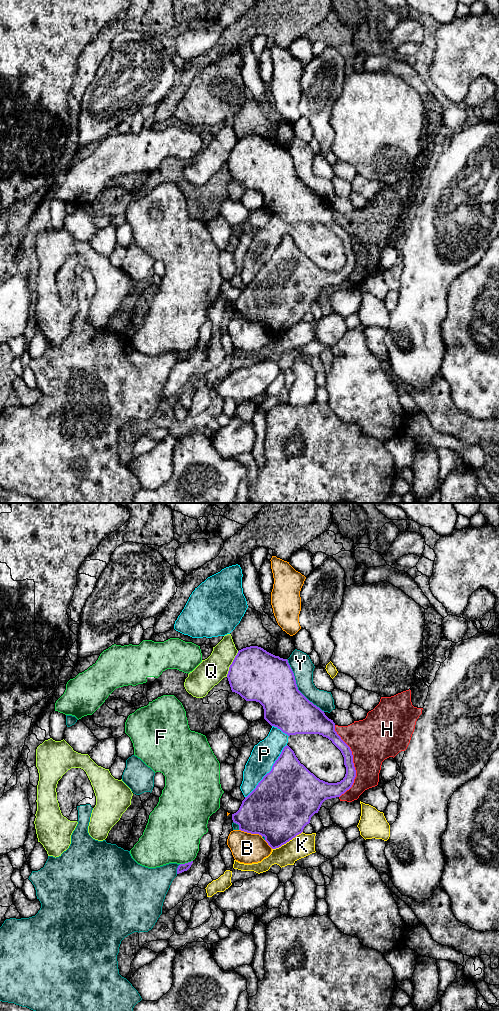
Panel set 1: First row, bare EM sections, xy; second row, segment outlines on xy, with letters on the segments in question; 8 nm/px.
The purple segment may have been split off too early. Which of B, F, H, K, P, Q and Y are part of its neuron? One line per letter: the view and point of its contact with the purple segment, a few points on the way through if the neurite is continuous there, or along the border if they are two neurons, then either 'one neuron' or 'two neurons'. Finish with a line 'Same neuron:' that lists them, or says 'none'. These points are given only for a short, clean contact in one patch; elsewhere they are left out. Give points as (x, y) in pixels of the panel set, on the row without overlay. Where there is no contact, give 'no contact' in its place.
B: contact xy (251, 321); two neurons
F: contact xy (186, 351); two neurons
H: contact xy (352, 250); two neurons
K: contact xy (287, 329); border xy (302, 319), (285, 331), (272, 337); two neurons
P: contact xy (270, 259); two neurons
Q: contact xy (231, 152); two neurons
Y: contact xy (297, 175); two neurons
Same neuron: none

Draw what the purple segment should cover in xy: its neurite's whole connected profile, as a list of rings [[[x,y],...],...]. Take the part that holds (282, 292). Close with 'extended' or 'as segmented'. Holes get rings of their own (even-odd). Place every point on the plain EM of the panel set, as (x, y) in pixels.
[[[258,134],[246,135],[238,139],[229,155],[227,166],[232,180],[246,189],[256,189],[263,194],[264,207],[271,214],[277,215],[288,224],[322,223],[331,228],[344,245],[345,265],[340,270],[328,271],[311,261],[300,251],[294,239],[288,233],[285,234],[271,259],[245,285],[239,298],[232,302],[232,308],[239,313],[239,318],[264,324],[268,333],[276,337],[301,322],[325,288],[340,285],[352,275],[356,265],[352,239],[335,219],[333,208],[298,178],[287,147],[275,144]]]; as segmented

